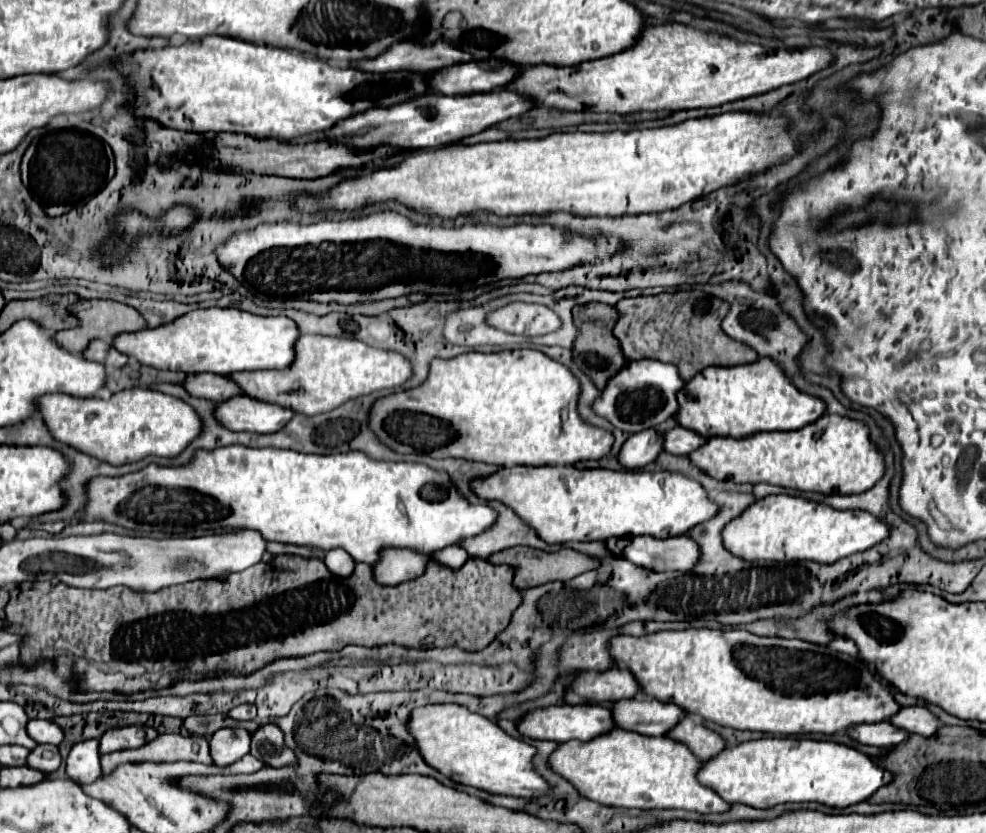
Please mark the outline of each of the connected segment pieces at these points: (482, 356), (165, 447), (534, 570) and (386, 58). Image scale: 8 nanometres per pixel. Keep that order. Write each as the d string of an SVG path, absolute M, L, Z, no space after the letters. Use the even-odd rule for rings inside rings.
M472 351L452 359L432 359L422 385L376 399L368 413L368 427L386 447L402 455L412 447L436 459L462 457L500 467L602 459L614 437L578 417L578 393L578 379L540 351Z
M124 389L108 401L98 397L66 397L62 393L38 397L38 413L56 441L110 465L138 461L146 455L178 455L202 429L194 409L176 397L152 389Z
M512 547L512 549L504 549L502 553L492 553L486 561L490 561L492 565L500 565L500 563L506 563L514 569L514 587L516 589L526 589L526 587L534 587L534 585L542 585L542 583L548 583L548 581L568 581L584 571L592 571L596 569L600 563L598 559L594 557L588 557L588 555L582 555L574 549L560 549L558 553L544 553L540 549L532 549L532 547ZM510 551L514 551L514 555L510 555ZM500 557L500 559L498 559Z
M446 41L434 45L416 45L416 43L396 43L378 57L348 63L348 67L366 71L366 73L390 73L390 71L418 71L430 73L446 65L460 65L470 61L470 53L464 53L452 47Z

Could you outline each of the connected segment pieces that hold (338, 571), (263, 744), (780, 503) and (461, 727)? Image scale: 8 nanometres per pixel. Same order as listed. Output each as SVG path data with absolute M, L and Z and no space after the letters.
M332 549L332 551L328 551L324 563L330 569L330 573L334 573L338 577L348 577L354 571L354 565L356 565L354 559L344 549Z
M274 723L262 725L252 733L250 753L270 767L282 767L296 761L294 753L290 753L282 741L282 731Z
M790 495L756 499L722 529L724 547L744 561L802 561L834 563L842 557L870 549L886 539L890 527L866 511L838 511L822 503Z
M462 705L418 707L410 713L408 729L422 759L456 783L524 799L546 793L548 789L548 783L532 767L532 757L536 753L532 745L506 735L492 719L472 713Z

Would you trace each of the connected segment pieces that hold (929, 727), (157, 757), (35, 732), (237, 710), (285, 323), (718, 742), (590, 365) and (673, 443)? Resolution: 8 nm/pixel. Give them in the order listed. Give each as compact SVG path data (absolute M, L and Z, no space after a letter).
M920 705L914 707L902 707L898 713L894 713L894 717L890 717L890 723L896 725L898 729L906 729L908 733L918 733L924 737L930 737L936 733L936 729L940 727L938 719Z
M162 733L138 749L120 749L100 755L100 767L112 773L126 761L198 761L212 763L208 753L208 741L200 735L172 735Z
M40 719L28 721L26 731L28 731L28 735L36 743L52 743L52 745L58 745L62 741L62 737L64 737L62 735L62 729L54 721L40 721Z
M246 703L246 705L238 705L234 709L230 709L228 713L232 719L238 719L238 721L248 721L248 719L254 719L256 717L256 707Z
M212 307L190 311L154 329L120 333L114 337L112 347L154 369L176 369L182 373L210 371L228 375L234 371L284 369L290 361L294 361L294 341L298 335L294 321L284 315L260 317L236 307Z
M682 717L678 721L678 725L674 729L670 729L664 737L684 743L702 761L714 757L716 753L720 753L726 747L724 739L720 735L716 735L714 731L710 731L702 725L696 725L690 717Z
M586 303L586 305L576 305L572 309L572 319L574 319L574 325L578 327L578 337L572 345L572 361L594 381L598 389L604 389L606 381L614 377L614 373L618 373L618 369L622 369L622 365L626 363L626 359L622 357L618 339L612 335L612 327L618 315L610 305Z
M674 427L670 431L664 431L664 451L672 455L688 455L694 449L698 449L702 443L706 443L704 437L700 437L694 431L688 431L684 427Z

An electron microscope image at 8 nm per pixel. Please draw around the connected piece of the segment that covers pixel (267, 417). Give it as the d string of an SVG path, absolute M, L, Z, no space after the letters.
M230 397L228 401L216 403L214 417L220 425L230 431L254 431L254 433L276 433L290 421L294 413L290 409L262 403L250 397Z

